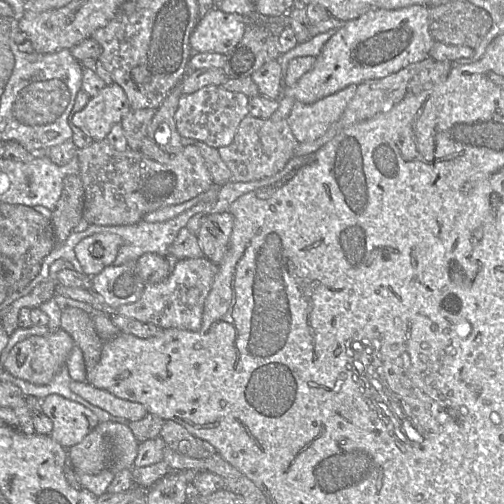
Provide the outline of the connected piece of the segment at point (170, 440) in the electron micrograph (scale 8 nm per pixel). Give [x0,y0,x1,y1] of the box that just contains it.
[159,420,217,458]

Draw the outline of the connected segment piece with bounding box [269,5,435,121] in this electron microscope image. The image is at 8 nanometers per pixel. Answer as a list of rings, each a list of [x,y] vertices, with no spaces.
[[[410,5],[399,9],[374,9],[344,22],[325,43],[310,71],[292,87],[284,87],[278,109],[269,117],[287,119],[294,102],[314,103],[345,87],[381,79],[425,59],[434,43],[429,31],[429,7]]]

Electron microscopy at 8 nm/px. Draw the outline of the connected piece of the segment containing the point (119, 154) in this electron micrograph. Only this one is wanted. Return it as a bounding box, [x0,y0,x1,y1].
[78,140,213,225]

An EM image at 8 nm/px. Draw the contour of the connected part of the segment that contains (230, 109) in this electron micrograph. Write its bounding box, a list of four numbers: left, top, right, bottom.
[174,85,249,148]

